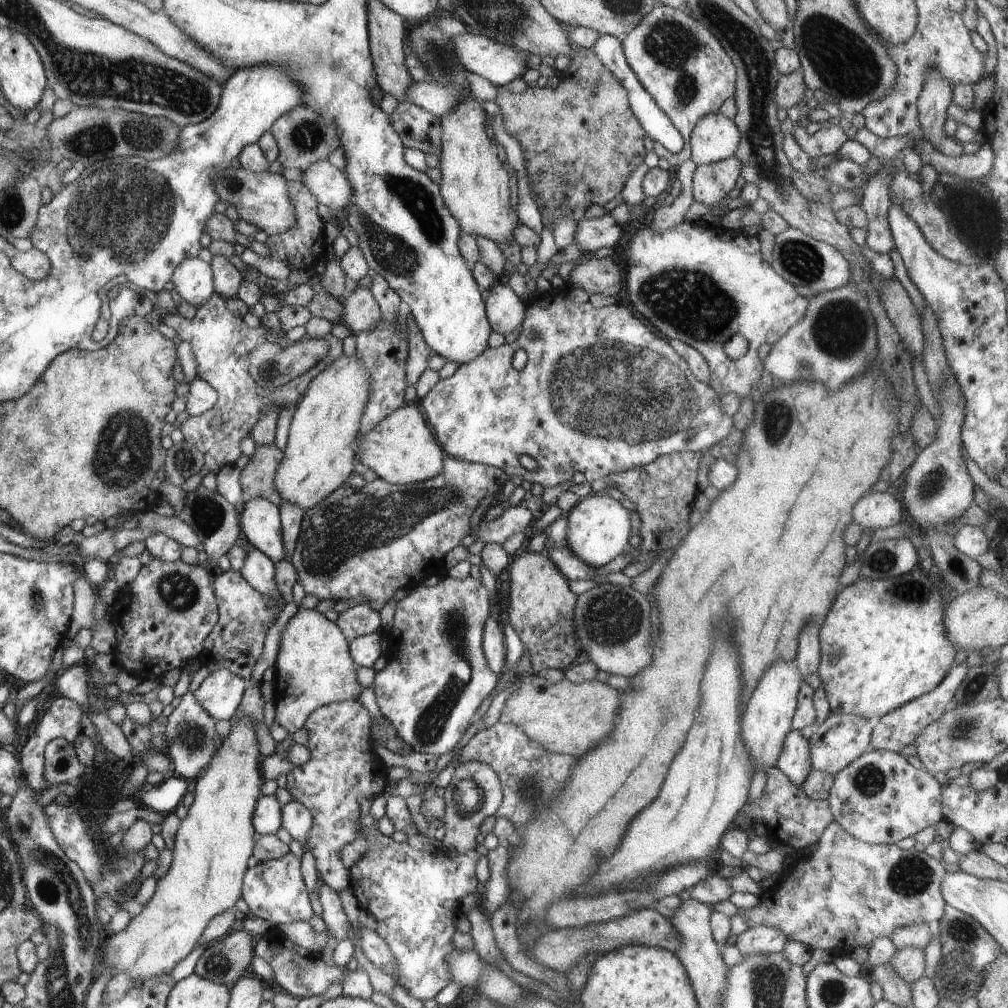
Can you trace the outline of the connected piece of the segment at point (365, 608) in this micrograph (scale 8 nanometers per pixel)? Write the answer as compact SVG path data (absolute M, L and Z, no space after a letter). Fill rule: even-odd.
M368 604L357 605L342 611L335 622L350 641L381 630L380 613Z

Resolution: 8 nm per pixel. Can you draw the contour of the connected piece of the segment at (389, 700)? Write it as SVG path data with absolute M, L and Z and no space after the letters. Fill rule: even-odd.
M471 575L464 579L444 576L432 587L416 586L414 589L408 590L408 595L400 600L398 604L396 603L393 629L391 631L391 637L388 640L389 646L386 649L384 656L387 663L383 670L380 670L375 674L373 687L382 716L384 716L388 722L393 724L393 727L397 731L397 736L407 745L410 745L414 751L434 754L437 760L443 754L450 752L460 741L462 736L464 736L466 728L468 728L468 722L470 722L470 718L476 714L476 710L480 708L482 700L488 697L490 692L496 688L499 678L490 666L488 666L488 661L484 656L482 648L484 623L490 614L492 614L490 612L491 608L488 589L481 583L480 579L474 578Z

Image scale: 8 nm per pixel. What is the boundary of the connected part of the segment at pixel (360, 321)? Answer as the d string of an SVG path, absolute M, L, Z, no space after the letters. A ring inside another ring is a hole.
M356 287L344 300L343 324L352 331L370 330L383 319L382 311L369 288Z

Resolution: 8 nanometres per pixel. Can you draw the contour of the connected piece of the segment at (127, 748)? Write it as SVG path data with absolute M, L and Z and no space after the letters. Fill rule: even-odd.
M97 711L92 713L91 721L97 728L98 740L105 746L106 751L112 752L114 756L118 756L120 760L134 764L133 748L125 737L125 734L119 732L118 726L115 726L106 711Z

